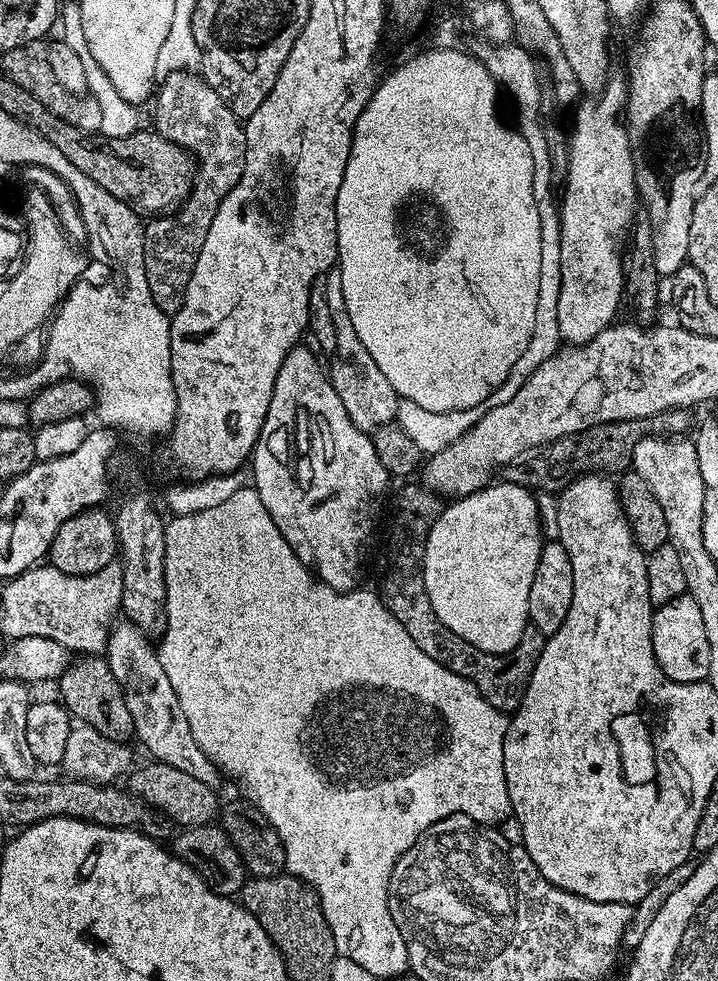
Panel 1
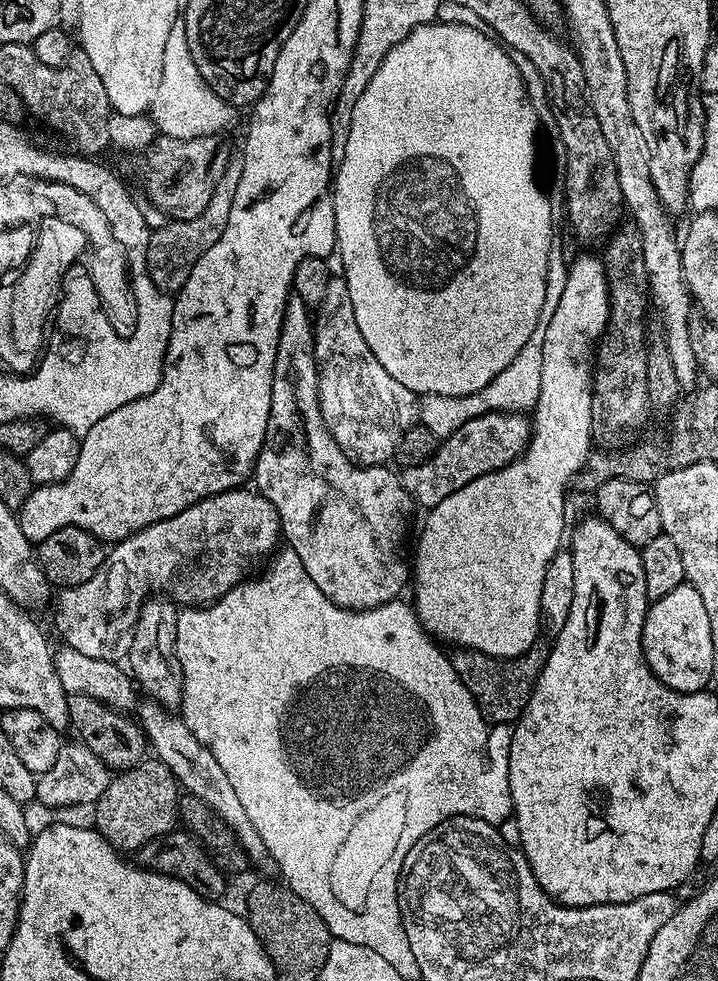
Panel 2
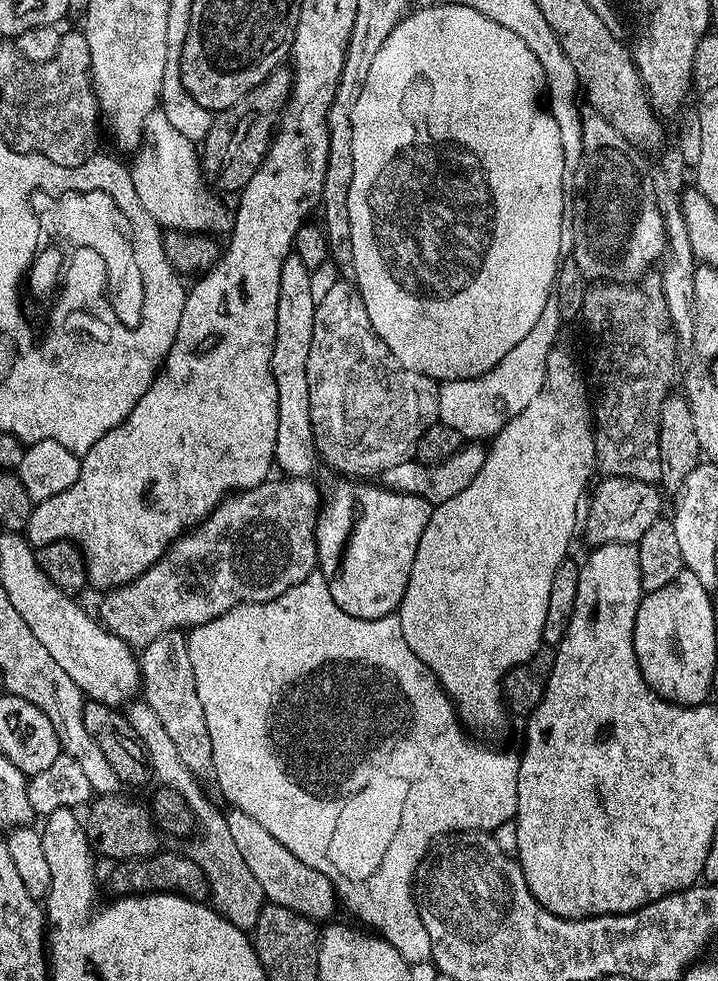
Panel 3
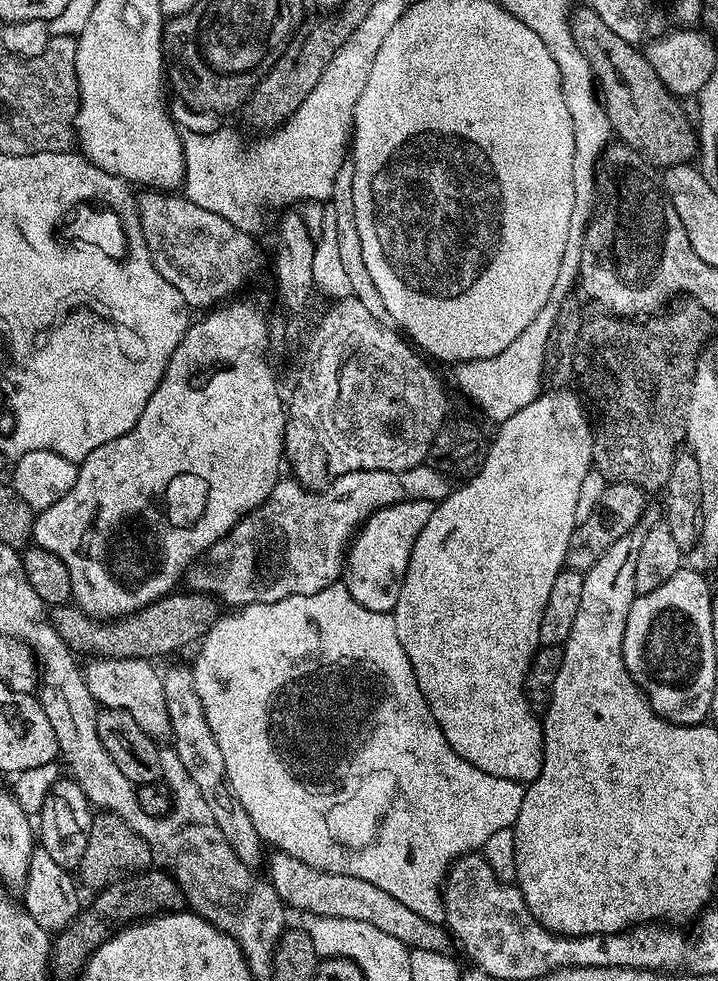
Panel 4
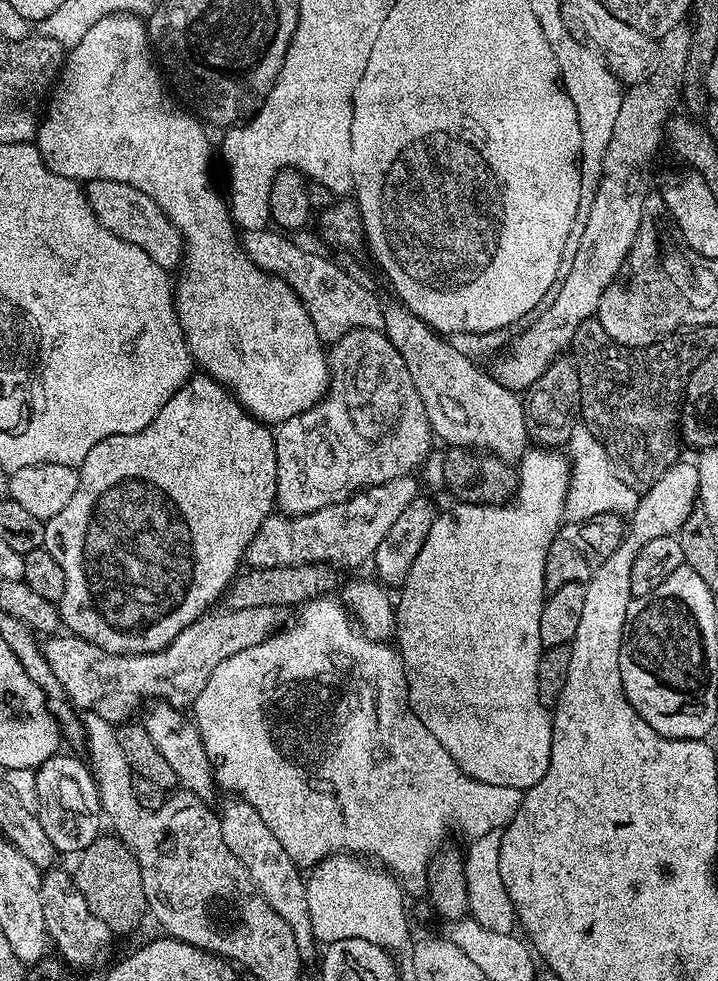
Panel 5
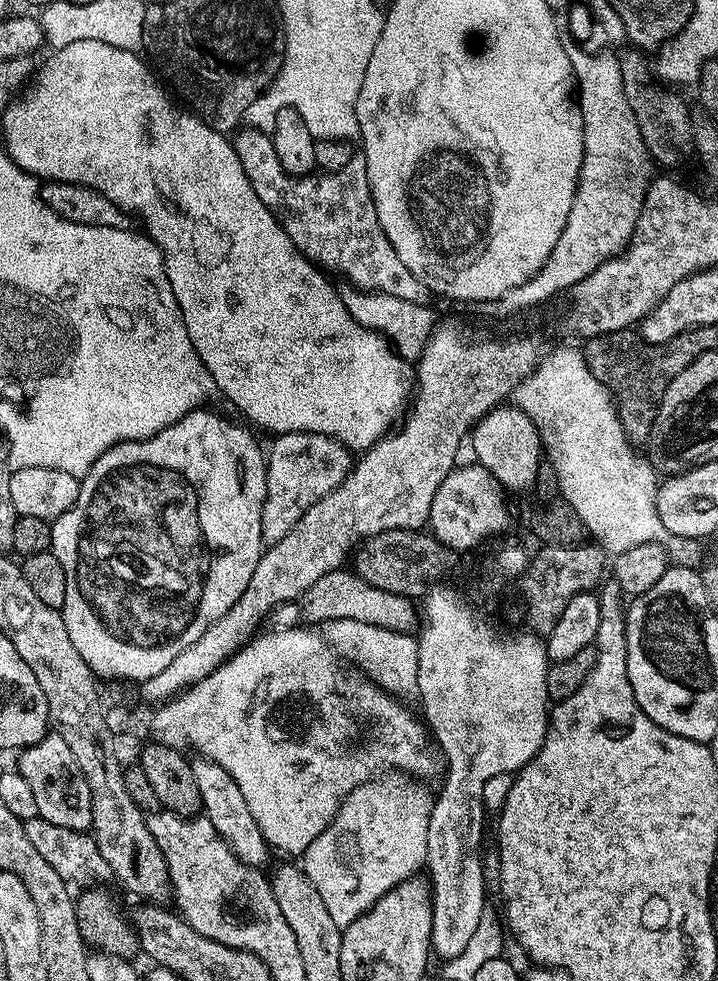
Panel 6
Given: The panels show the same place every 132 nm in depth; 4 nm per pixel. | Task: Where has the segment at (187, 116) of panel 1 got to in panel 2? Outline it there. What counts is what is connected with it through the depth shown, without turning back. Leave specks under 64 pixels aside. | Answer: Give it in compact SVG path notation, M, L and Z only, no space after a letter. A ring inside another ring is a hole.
M225 178L218 182L214 190L214 198L210 198L210 206L198 218L193 220L173 219L172 224L164 224L161 228L153 227L148 237L148 249L146 258L148 259L148 270L152 273L157 284L165 290L179 290L186 282L194 262L218 242L222 230L226 226L228 217L229 200L234 187L231 179Z

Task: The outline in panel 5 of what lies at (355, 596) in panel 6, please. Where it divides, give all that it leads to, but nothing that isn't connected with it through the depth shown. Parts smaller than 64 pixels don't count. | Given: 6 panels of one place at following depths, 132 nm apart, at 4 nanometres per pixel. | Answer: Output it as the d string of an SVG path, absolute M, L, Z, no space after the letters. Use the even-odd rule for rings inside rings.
M274 605L216 611L209 611L186 626L170 646L157 652L110 654L71 634L53 635L42 651L65 693L84 712L93 712L98 718L106 718L106 722L119 726L131 721L132 711L136 707L139 709L149 698L173 704L181 710L187 709L187 704L188 707L195 705L198 694L202 694L202 686L210 682L210 674L218 670L221 662L273 635L285 623L286 614L283 607Z

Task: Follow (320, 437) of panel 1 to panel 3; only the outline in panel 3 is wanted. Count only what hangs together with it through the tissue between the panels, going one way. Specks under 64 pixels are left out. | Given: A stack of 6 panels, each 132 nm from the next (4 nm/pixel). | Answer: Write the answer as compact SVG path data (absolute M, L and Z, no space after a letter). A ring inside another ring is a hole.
M289 254L282 262L282 278L278 278L278 322L274 338L274 354L272 355L272 373L278 386L278 438L276 439L277 469L281 468L288 478L308 478L313 474L318 464L318 449L316 435L312 433L310 422L310 382L308 381L308 363L310 362L310 342L314 338L314 314L316 304L310 295L310 280L312 270L308 269L300 257ZM336 478L323 493L322 507L316 518L316 562L318 570L326 578L330 598L346 614L359 620L377 620L397 611L410 582L410 570L414 566L414 554L418 554L418 542L422 542L422 530L432 517L433 505L426 498L414 494L392 492L376 484L359 484L356 478Z

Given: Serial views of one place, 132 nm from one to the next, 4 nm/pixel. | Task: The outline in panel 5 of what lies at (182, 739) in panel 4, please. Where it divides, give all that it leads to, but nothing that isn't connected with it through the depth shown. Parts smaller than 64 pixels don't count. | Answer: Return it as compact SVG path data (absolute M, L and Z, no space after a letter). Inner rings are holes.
M239 798L228 799L232 800L226 801L221 808L218 808L222 826L222 842L226 842L226 846L230 846L230 850L234 854L234 858L238 858L238 862L242 862L246 866L246 870L250 874L254 886L262 894L262 898L266 898L266 902L270 902L270 906L286 922L286 926L290 926L301 961L305 965L312 963L315 965L318 960L318 948L316 952L318 941L312 929L312 919L306 902L305 873L300 865L295 864L290 858L290 854L286 854L282 842L278 842L278 838L274 838L270 826L266 826L266 822L262 822L262 818L259 816L258 810L254 810L254 806L250 806L245 800Z

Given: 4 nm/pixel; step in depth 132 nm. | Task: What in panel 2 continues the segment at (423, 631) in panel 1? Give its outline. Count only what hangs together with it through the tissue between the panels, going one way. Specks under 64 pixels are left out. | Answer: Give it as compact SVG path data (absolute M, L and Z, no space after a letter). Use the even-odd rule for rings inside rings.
M537 638L526 651L517 656L491 656L485 652L474 652L470 648L457 647L453 651L456 653L451 653L450 659L454 670L458 674L458 678L464 683L466 690L470 690L474 702L480 707L480 713L491 721L492 724L511 725L513 722L519 720L520 715L523 714L530 694L542 674L542 666L546 666L549 651L549 641L546 642L544 638Z

